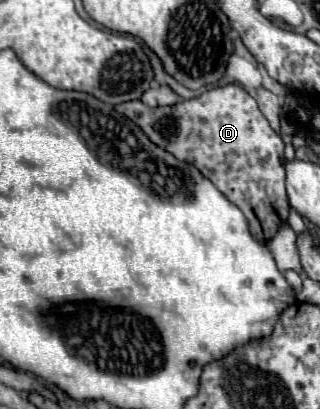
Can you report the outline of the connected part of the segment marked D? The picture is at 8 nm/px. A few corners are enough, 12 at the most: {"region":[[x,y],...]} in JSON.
{"region":[[237,84],[117,104],[265,244],[291,206],[281,136]]}

